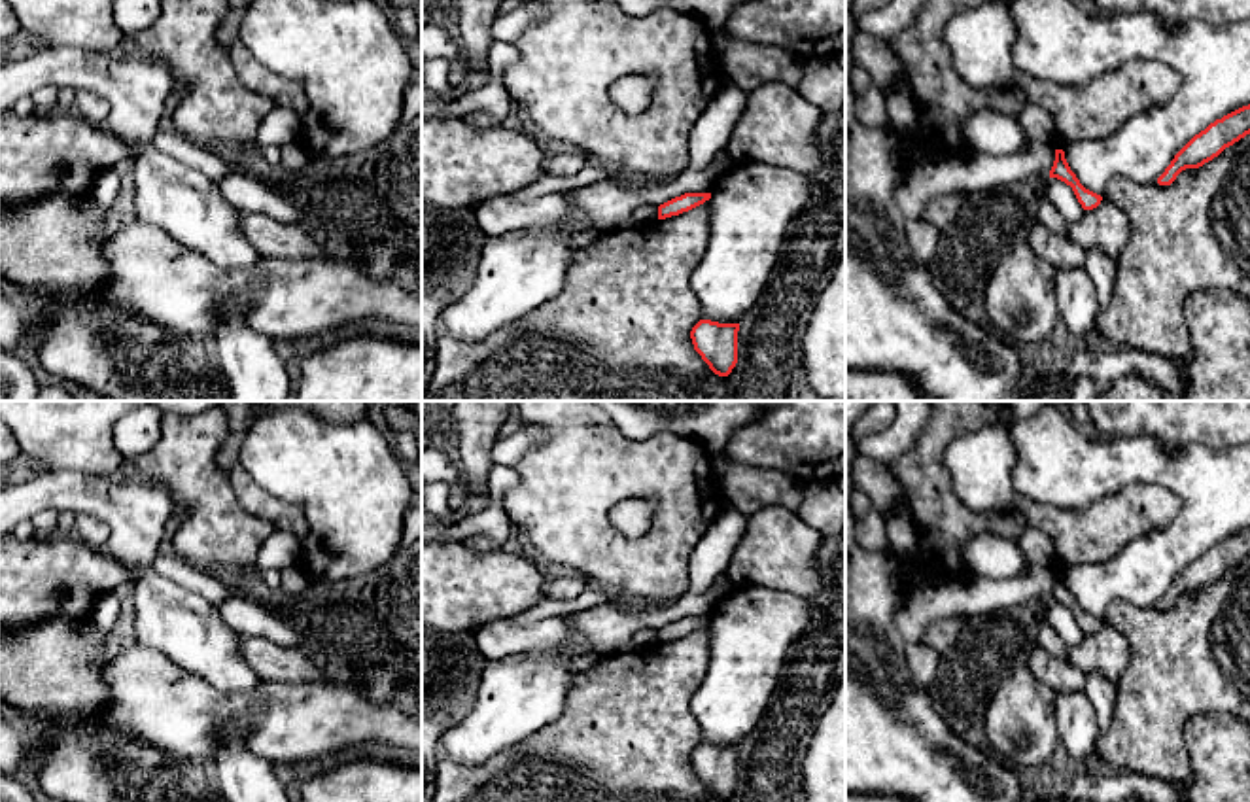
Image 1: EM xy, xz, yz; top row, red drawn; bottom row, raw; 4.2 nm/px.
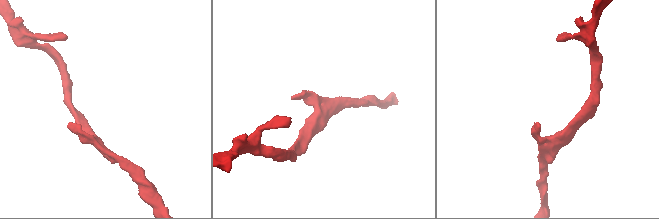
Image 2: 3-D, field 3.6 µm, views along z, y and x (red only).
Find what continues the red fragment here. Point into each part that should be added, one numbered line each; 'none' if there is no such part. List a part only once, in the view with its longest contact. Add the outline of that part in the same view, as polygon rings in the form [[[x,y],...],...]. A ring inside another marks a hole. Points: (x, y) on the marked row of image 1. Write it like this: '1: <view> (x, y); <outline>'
none

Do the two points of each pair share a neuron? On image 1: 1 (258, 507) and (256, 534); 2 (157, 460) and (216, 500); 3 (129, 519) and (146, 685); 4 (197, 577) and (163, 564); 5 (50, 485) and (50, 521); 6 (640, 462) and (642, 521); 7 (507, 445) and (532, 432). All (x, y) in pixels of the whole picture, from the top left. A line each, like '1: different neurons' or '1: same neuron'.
1: different neurons
2: same neuron
3: different neurons
4: same neuron
5: different neurons
6: different neurons
7: same neuron

